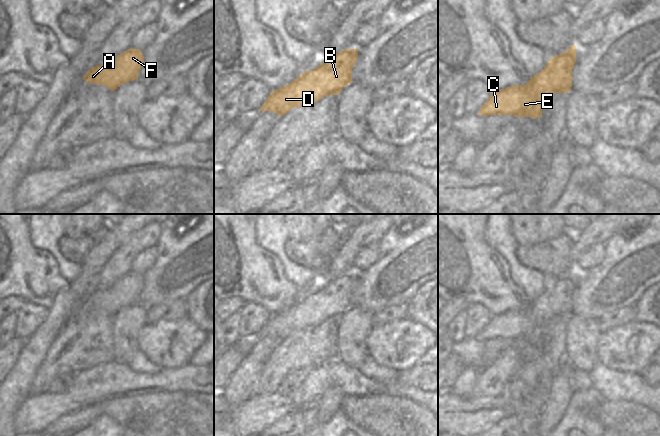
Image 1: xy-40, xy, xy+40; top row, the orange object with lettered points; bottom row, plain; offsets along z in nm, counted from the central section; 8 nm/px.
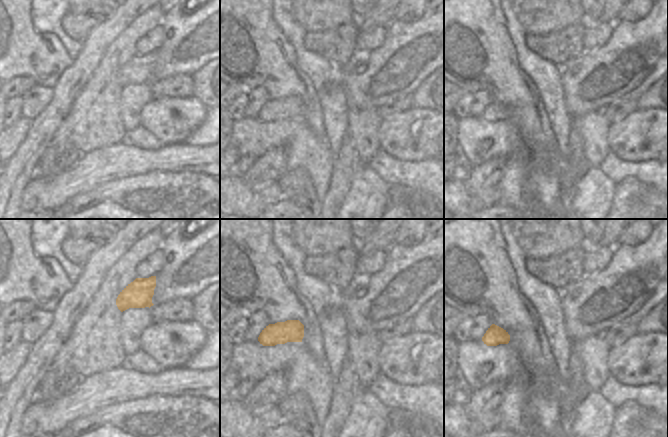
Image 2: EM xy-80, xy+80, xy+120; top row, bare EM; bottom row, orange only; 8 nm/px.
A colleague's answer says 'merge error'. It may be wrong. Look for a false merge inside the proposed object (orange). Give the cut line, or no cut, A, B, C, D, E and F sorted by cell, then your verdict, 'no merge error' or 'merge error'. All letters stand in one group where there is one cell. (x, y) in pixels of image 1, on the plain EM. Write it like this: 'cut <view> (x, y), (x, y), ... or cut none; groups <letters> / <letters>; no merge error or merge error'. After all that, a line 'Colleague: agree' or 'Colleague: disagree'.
cut none; groups A B C D E F; no merge error
Colleague: disagree

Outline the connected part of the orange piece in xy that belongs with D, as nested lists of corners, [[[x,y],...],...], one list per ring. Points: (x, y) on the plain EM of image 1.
[[[358,273],[330,279],[315,293],[272,315],[259,335],[271,335],[281,341],[295,331],[315,327],[327,319],[338,319],[352,307],[352,292],[357,282]]]

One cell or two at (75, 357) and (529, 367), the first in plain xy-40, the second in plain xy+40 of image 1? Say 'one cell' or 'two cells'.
two cells

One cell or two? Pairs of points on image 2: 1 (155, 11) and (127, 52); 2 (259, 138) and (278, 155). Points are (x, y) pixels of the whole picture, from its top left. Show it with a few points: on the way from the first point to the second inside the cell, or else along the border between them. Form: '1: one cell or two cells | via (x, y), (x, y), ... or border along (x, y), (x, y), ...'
1: one cell | via (146, 21), (127, 42)
2: two cells | border along (286, 147), (273, 147), (255, 159)

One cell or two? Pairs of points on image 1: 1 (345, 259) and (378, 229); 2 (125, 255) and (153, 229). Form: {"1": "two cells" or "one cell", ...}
{"1": "one cell", "2": "one cell"}

